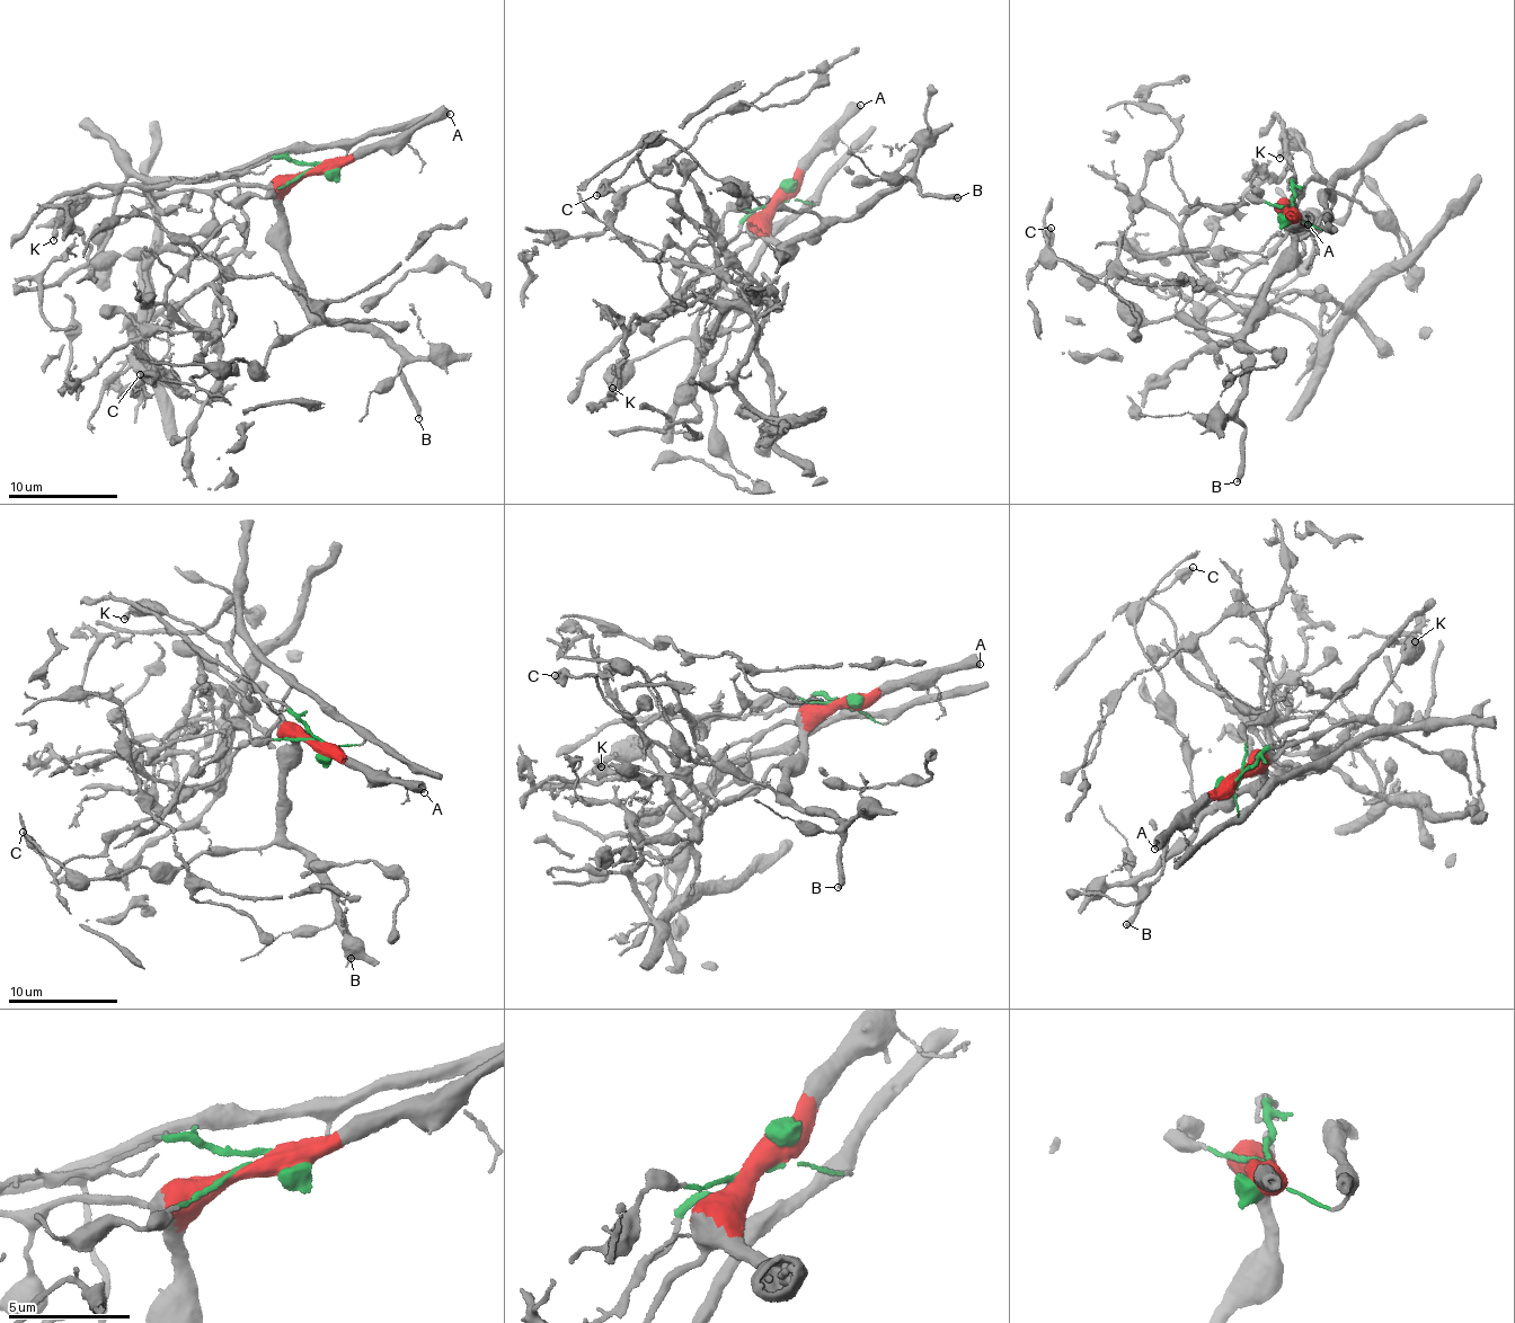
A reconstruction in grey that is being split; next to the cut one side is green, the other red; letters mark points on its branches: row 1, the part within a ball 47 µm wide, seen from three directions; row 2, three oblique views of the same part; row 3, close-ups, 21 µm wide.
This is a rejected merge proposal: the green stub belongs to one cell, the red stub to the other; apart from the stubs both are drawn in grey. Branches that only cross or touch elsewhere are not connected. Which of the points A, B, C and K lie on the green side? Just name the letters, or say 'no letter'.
C

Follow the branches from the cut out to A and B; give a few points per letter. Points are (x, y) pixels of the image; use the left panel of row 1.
A: (312, 170), (450, 115)
B: (312, 170), (280, 201), (280, 220), (303, 303), (322, 318), (351, 319), (402, 355), (401, 375), (418, 419)

